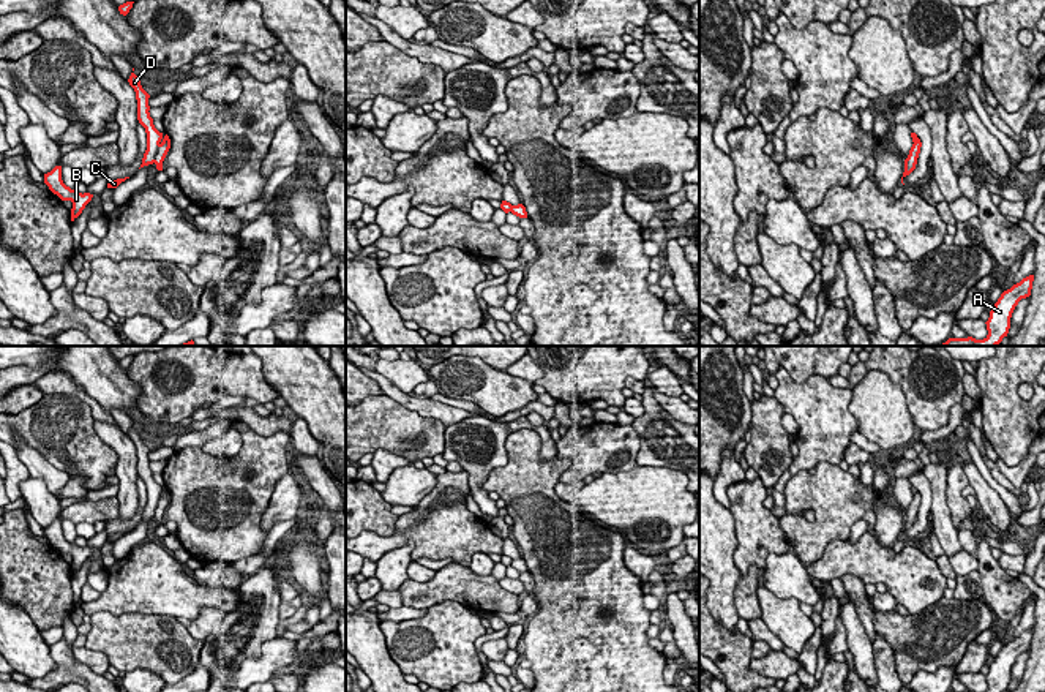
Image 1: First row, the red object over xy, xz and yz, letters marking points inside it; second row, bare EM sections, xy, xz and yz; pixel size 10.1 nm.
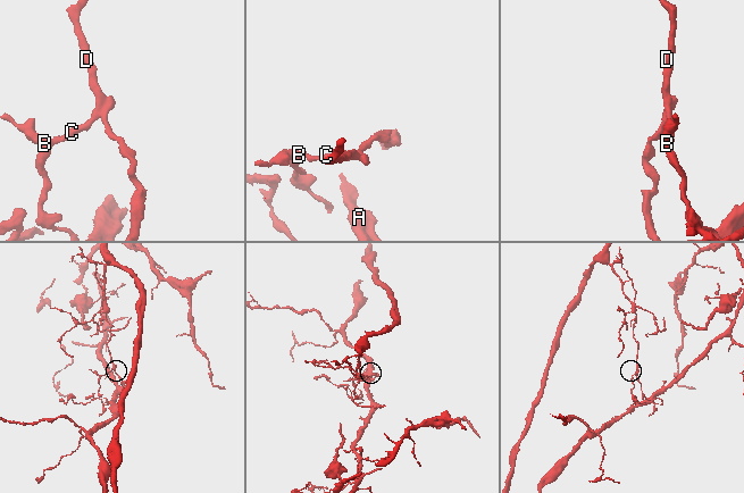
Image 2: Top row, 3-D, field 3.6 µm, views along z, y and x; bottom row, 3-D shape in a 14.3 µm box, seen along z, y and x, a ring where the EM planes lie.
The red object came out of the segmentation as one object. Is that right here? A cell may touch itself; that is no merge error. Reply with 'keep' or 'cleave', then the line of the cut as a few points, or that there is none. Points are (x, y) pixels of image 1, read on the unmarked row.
cleave; cut in xy along (160, 498), (153, 515)

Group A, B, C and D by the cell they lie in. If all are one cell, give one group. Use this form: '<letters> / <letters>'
A / B C D

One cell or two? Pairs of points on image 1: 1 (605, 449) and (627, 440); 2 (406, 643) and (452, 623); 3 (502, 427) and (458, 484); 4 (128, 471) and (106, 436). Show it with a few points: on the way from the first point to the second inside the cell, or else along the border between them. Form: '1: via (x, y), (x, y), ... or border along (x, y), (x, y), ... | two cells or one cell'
1: via (610, 447), (622, 443) | one cell
2: via (417, 643), (431, 643), (441, 634) | one cell
3: border along (463, 468), (469, 477), (471, 493) | two cells
4: via (127, 462), (127, 454), (116, 443) | one cell

